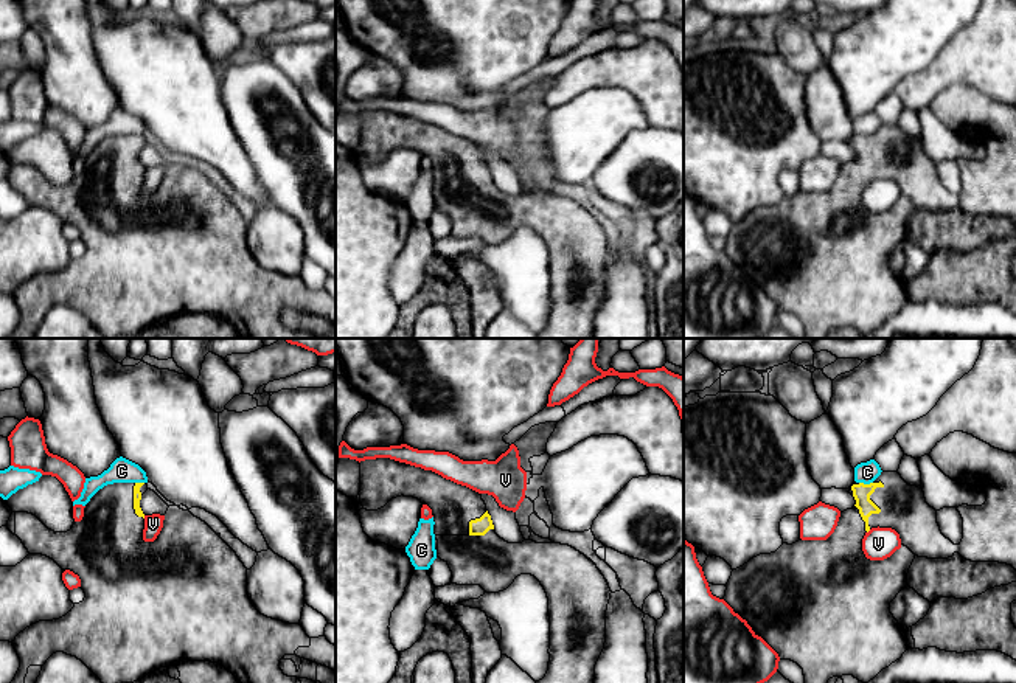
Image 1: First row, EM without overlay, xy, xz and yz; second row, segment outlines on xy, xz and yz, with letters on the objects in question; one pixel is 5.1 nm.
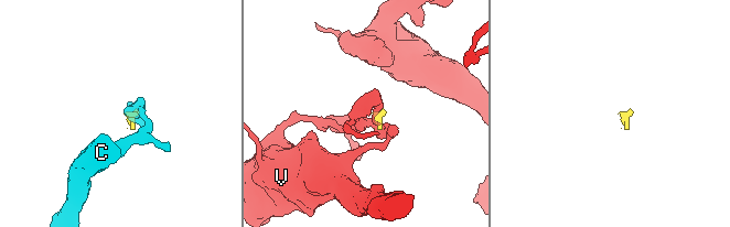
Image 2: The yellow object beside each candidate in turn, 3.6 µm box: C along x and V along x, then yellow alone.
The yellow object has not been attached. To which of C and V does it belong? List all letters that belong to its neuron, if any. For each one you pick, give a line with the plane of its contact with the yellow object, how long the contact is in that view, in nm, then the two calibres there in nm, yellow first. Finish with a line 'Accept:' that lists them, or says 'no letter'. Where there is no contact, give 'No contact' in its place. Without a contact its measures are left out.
Accept: no letter

